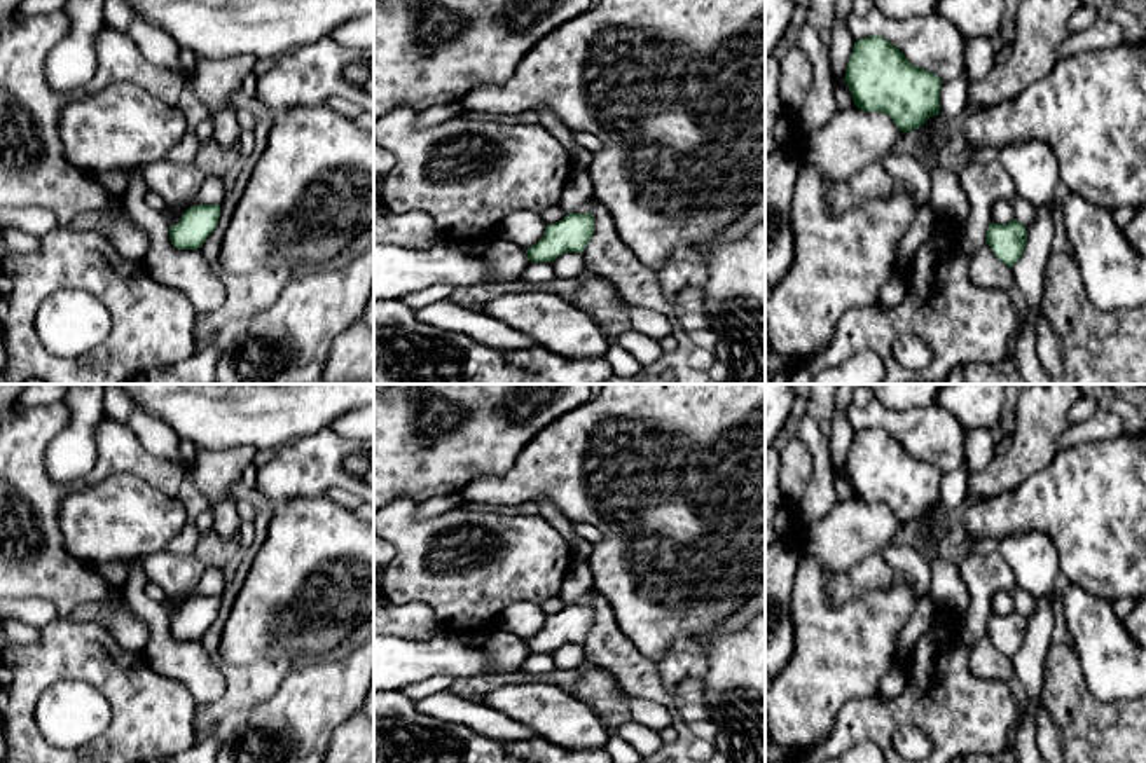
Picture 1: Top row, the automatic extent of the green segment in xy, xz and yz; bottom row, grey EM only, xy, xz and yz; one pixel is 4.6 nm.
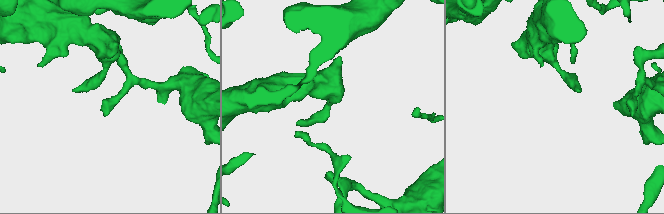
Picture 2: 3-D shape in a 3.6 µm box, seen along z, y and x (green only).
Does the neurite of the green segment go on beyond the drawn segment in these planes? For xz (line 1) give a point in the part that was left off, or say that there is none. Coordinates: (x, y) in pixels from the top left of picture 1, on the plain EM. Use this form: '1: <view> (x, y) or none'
1: none

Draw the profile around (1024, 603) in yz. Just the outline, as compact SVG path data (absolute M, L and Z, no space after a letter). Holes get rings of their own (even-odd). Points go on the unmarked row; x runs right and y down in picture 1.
M1015 587L1011 595L1015 611L1018 611L1025 620L1031 618L1036 611L1036 599L1020 587Z

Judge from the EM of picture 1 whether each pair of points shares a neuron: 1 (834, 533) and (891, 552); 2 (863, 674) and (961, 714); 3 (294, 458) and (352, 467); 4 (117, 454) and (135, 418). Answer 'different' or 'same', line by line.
1: different
2: different
3: same
4: different

